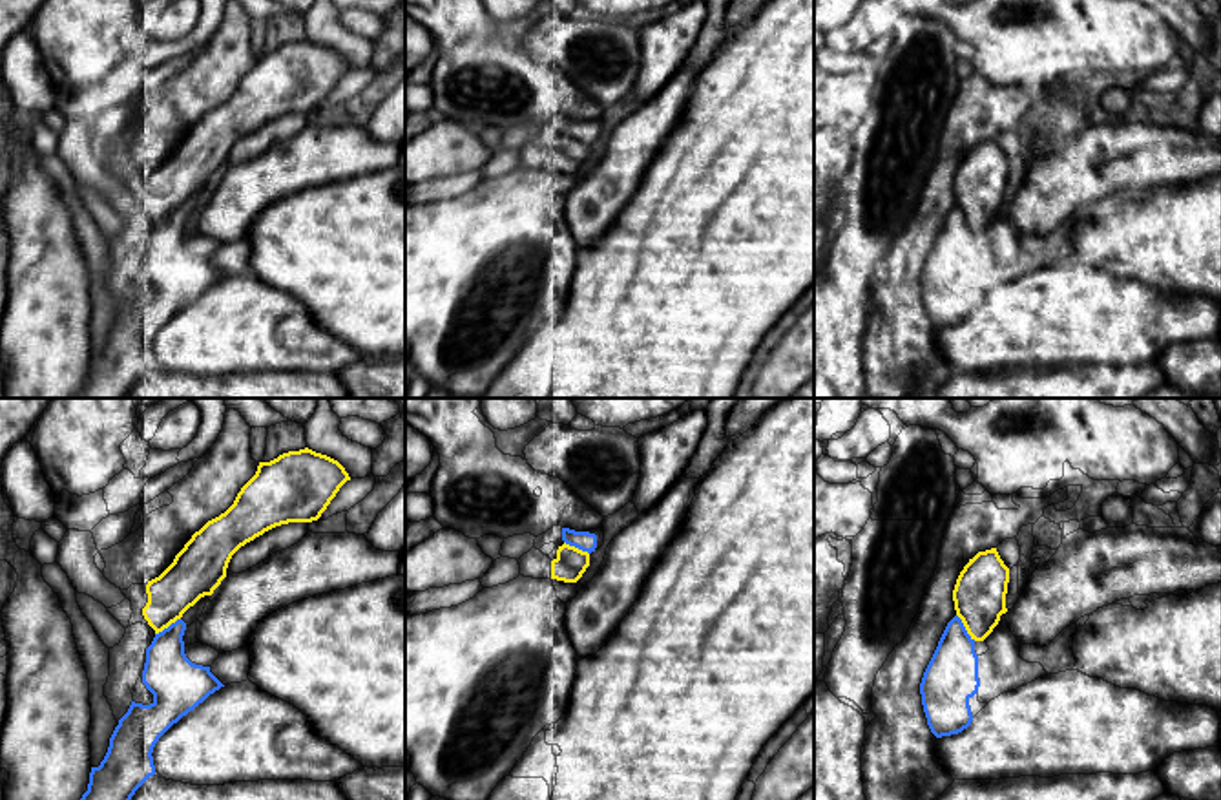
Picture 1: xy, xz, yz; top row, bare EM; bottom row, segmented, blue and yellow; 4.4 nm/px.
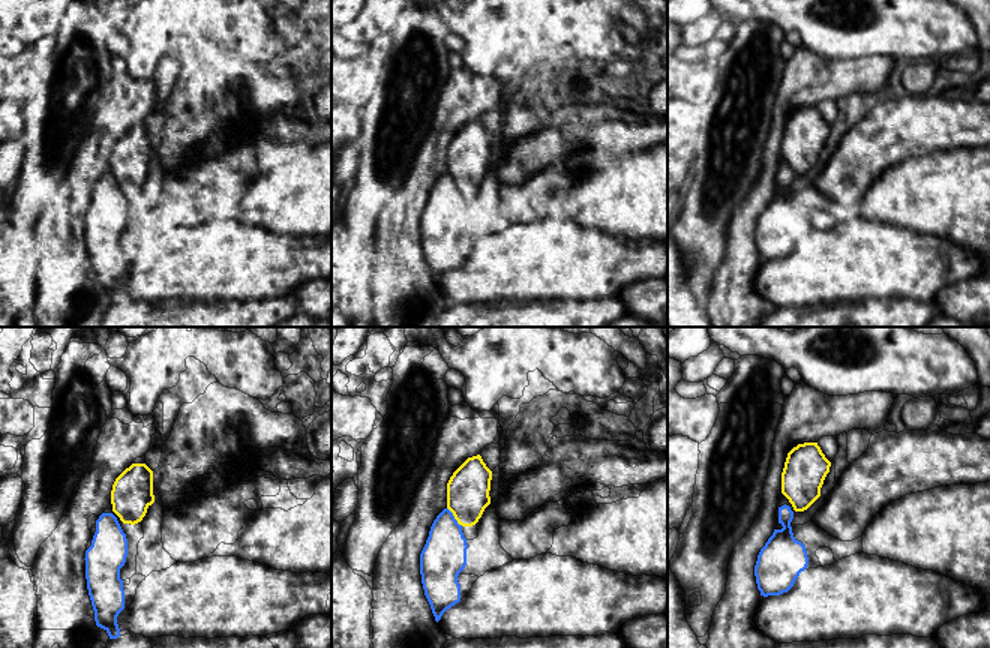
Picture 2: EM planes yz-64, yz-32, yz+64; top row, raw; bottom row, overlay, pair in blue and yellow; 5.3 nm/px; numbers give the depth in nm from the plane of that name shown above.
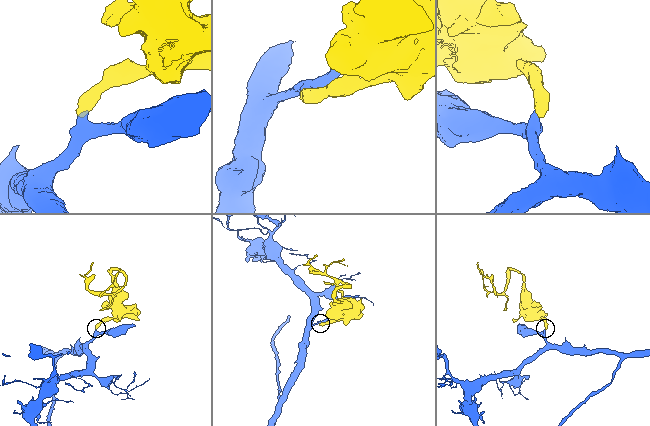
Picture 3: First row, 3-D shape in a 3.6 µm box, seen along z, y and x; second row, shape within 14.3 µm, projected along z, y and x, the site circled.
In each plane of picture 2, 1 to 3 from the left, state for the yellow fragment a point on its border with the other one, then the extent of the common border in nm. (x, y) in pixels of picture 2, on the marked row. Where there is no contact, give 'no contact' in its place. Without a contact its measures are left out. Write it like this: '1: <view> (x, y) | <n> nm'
1: no contact
2: yz-32 (453, 518) | 130 nm
3: no contact

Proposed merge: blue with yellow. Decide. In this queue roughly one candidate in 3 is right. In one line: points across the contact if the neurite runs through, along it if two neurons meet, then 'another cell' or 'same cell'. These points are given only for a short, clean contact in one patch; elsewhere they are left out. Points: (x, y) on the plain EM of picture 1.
another cell

